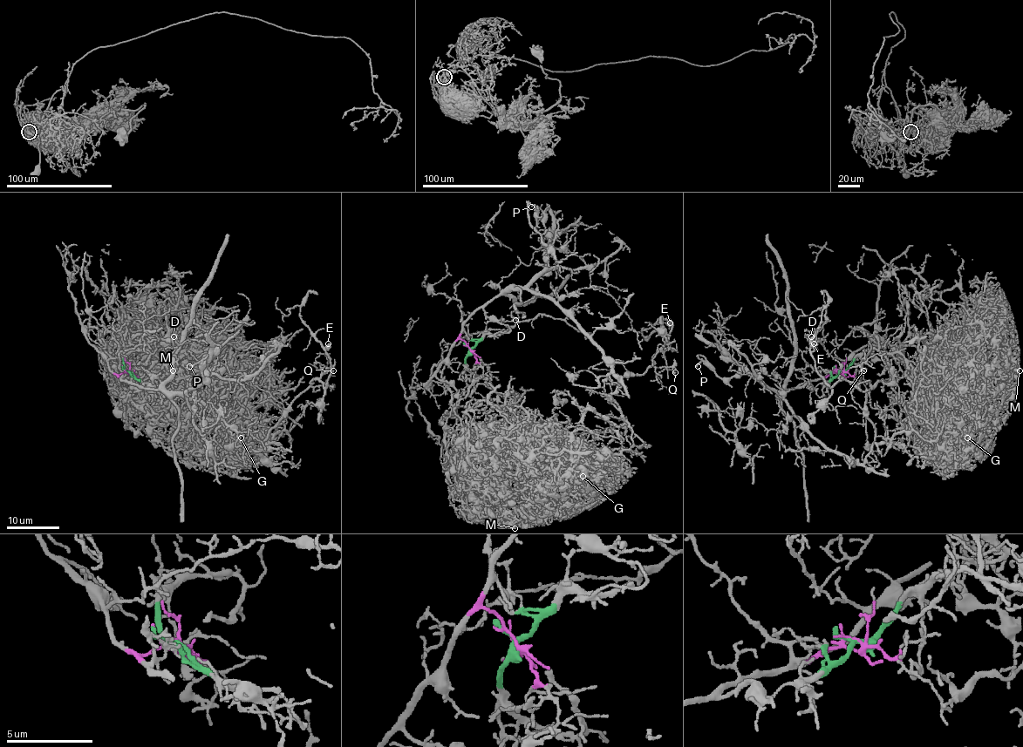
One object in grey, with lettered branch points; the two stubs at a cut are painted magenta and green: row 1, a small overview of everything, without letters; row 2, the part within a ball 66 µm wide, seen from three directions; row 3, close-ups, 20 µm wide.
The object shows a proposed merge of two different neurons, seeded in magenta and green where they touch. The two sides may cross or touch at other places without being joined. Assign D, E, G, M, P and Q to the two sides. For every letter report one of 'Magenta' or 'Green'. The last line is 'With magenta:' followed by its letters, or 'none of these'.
D: Magenta
E: Magenta
G: Green
M: Green
P: Magenta
Q: Magenta
With magenta: D, E, P, Q

